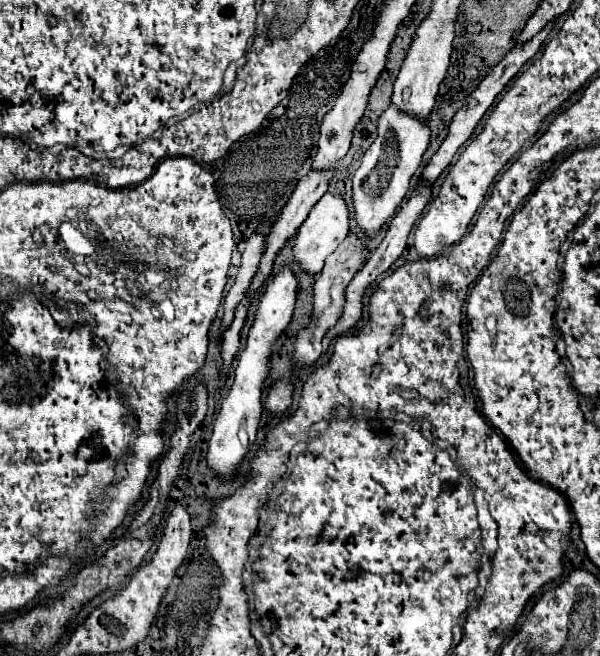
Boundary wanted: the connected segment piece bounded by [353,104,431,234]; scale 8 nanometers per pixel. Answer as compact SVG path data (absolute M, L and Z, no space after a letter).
M389 106L379 118L379 136L365 152L361 166L353 176L353 212L363 230L375 234L387 218L391 218L401 206L411 176L421 166L421 158L431 142L431 128L419 118L407 118L397 106Z

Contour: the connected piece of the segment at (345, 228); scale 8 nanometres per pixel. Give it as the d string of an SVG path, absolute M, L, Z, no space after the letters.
M325 194L309 212L307 220L301 224L297 240L295 240L295 248L293 254L295 258L301 262L301 266L309 272L309 274L319 274L323 268L323 262L329 254L335 252L335 248L345 240L345 236L349 234L349 222L351 222L351 212L347 202L337 196L337 194Z

